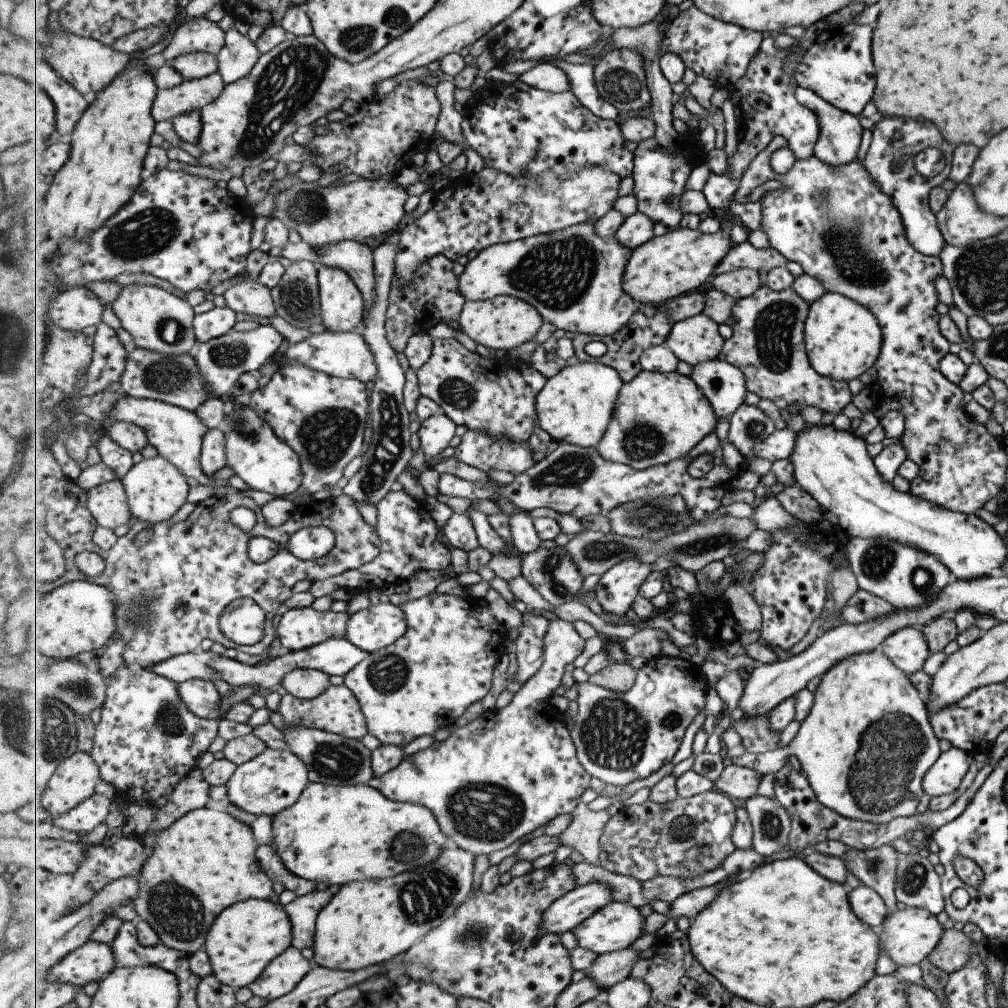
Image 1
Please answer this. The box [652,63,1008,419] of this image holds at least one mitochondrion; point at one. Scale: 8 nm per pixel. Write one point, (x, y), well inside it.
(853, 260)

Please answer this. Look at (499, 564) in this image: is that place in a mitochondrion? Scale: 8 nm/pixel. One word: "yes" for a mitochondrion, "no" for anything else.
no

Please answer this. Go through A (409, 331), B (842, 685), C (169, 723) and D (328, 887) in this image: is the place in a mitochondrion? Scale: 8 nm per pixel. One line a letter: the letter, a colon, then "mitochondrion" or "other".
A: other
B: other
C: mitochondrion
D: other

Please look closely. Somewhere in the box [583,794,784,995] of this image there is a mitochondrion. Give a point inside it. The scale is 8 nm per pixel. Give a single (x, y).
(684, 828)

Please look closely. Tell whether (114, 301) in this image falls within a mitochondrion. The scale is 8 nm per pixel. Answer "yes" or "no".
no

